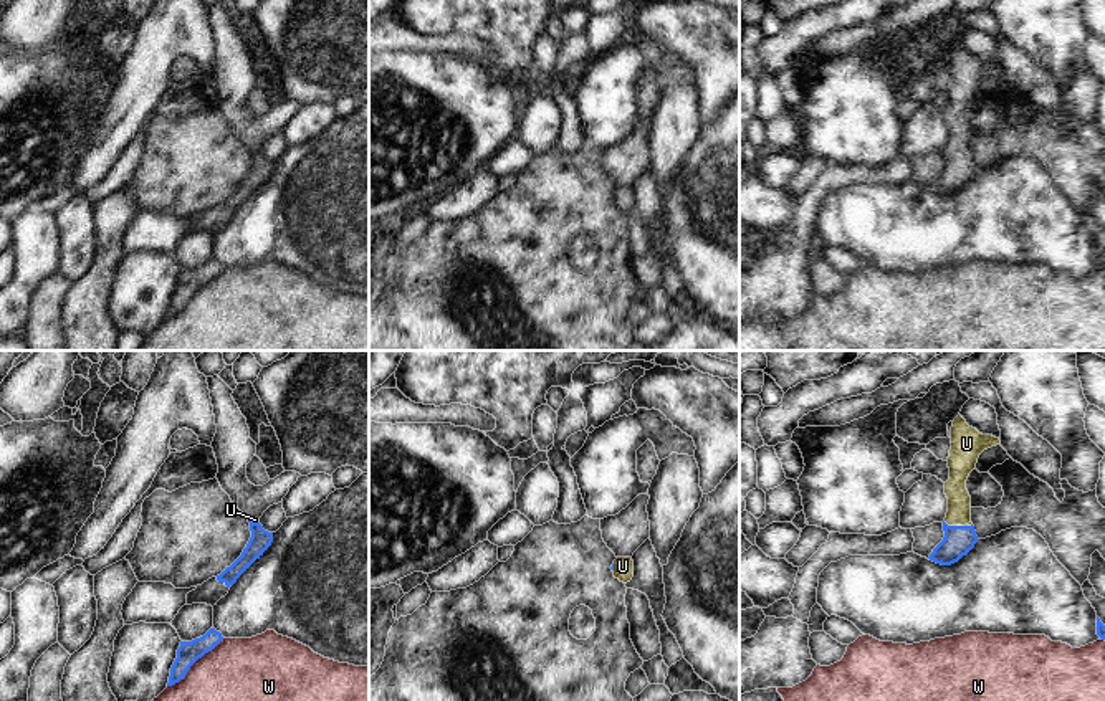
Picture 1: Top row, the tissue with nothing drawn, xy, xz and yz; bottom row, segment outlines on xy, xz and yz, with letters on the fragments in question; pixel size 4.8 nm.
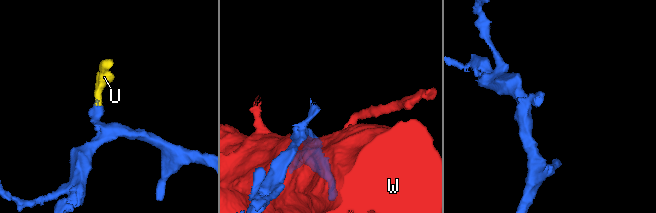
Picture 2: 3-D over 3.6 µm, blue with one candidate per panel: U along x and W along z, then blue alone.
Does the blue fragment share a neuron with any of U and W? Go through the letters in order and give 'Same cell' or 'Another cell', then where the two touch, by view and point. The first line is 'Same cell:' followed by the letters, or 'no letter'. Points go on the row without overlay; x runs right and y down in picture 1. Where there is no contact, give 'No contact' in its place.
Same cell: U
U: Same cell. Touches blue at yz (958, 156)
W: Another cell. Touches blue at xy (194, 291).

